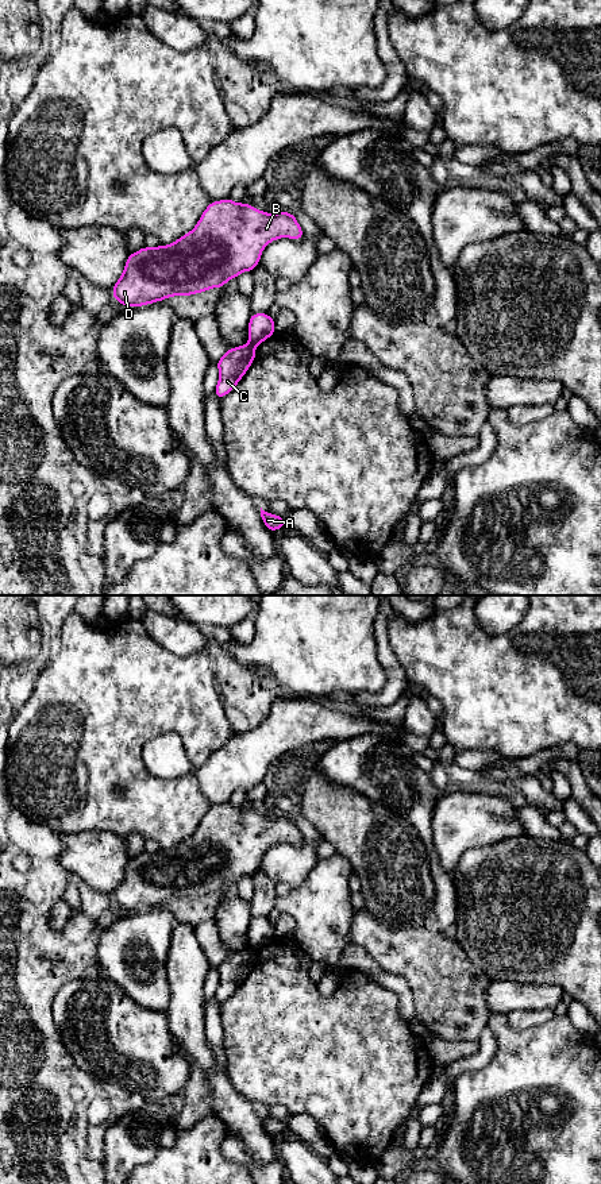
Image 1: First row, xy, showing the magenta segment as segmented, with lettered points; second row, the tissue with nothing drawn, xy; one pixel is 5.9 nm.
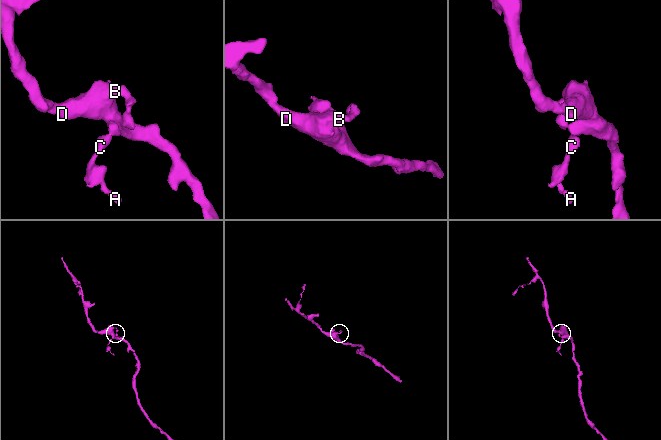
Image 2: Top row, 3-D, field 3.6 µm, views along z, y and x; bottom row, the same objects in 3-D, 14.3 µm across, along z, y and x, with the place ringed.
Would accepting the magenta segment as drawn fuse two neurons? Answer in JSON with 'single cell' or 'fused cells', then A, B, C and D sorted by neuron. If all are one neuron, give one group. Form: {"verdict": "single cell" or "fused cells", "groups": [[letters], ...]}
{"verdict": "fused cells", "groups": [["A", "C"], ["B", "D"]]}

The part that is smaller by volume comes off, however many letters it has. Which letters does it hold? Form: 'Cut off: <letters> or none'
Cut off: A, C

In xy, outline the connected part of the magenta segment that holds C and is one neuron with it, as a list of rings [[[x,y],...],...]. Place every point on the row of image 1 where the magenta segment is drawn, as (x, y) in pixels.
[[[251,344],[230,348],[217,362],[219,382],[215,389],[220,400],[227,396],[242,379],[255,359],[255,347]]]

